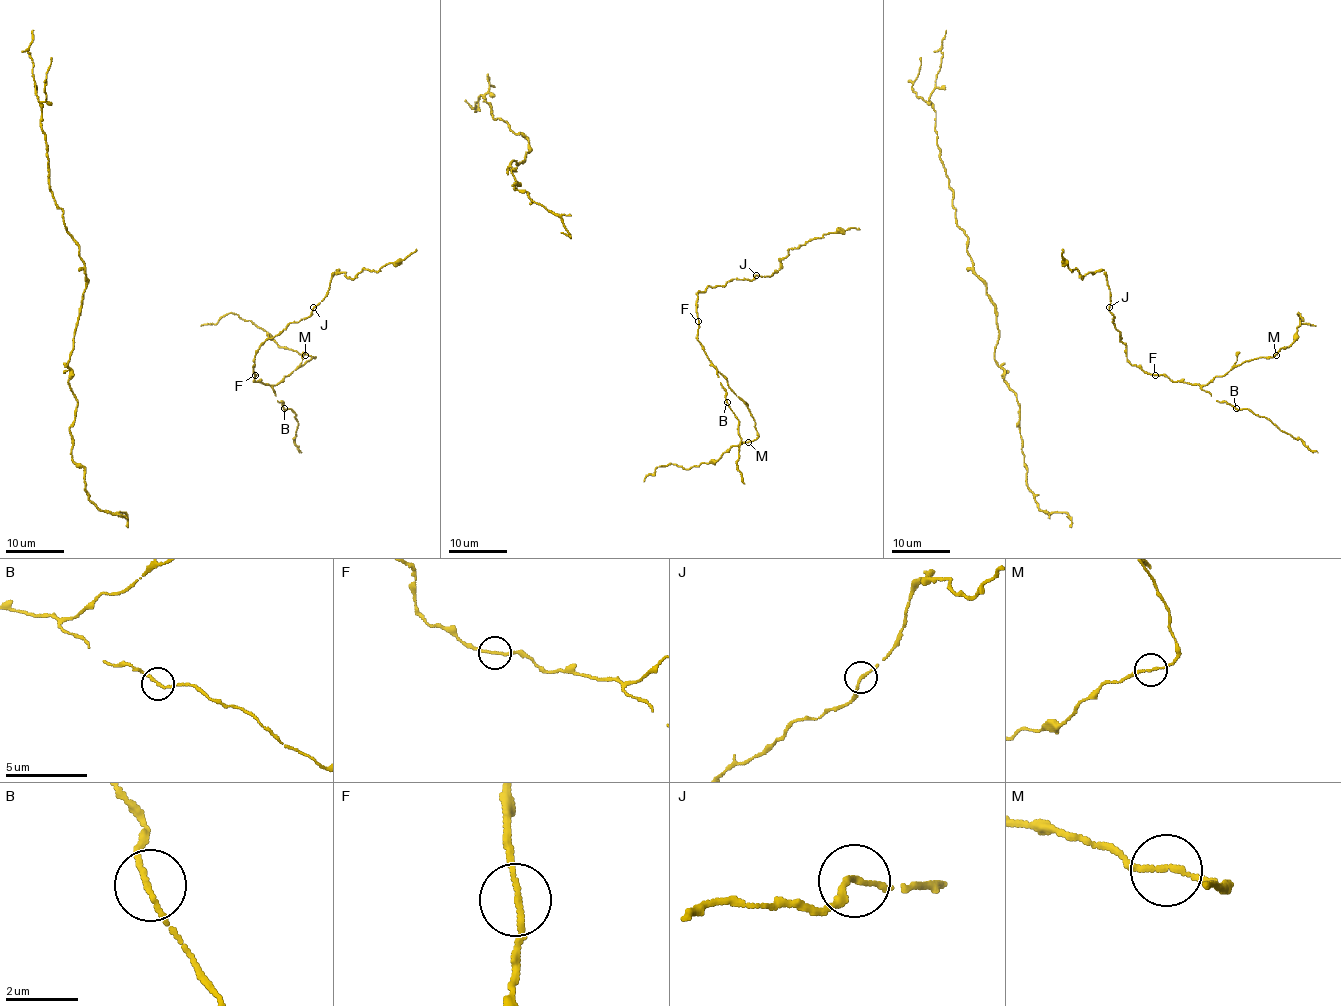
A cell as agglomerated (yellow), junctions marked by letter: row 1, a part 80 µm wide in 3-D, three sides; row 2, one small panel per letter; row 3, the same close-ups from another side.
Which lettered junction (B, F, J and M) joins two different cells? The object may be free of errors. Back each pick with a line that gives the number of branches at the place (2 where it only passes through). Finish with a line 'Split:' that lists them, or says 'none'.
Split: none

